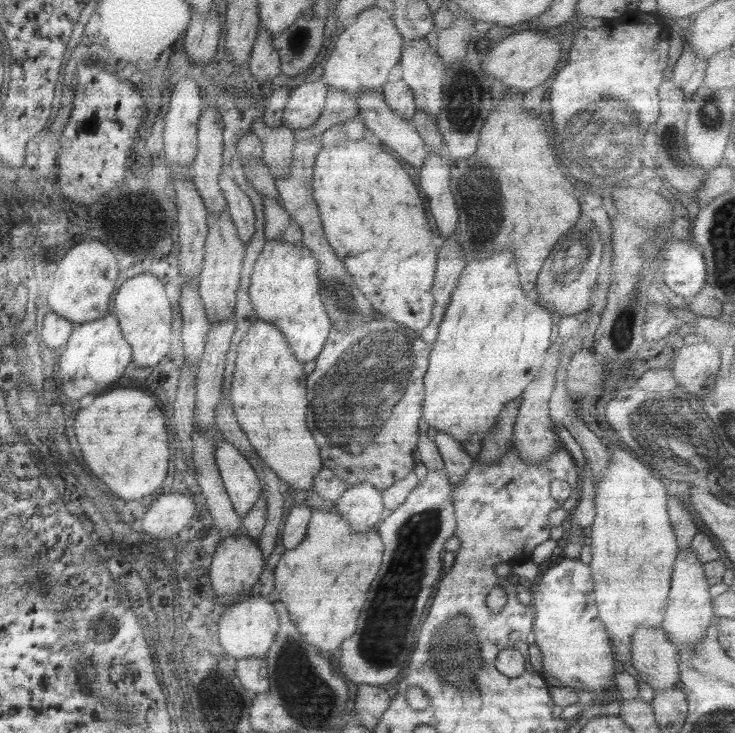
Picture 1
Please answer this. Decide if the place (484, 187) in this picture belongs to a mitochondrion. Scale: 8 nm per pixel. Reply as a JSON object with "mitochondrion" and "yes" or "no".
{"mitochondrion":"yes"}

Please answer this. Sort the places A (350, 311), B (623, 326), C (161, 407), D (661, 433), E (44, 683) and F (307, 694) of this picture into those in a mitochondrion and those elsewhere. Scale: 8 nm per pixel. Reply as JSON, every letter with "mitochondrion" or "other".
{"A":"mitochondrion","B":"mitochondrion","C":"other","D":"mitochondrion","E":"other","F":"mitochondrion"}

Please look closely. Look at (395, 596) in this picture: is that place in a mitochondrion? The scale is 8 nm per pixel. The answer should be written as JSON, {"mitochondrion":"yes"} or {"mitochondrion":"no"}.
{"mitochondrion":"yes"}

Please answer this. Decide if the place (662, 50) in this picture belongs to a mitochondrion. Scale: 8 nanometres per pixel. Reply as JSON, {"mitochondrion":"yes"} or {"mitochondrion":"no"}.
{"mitochondrion":"no"}

